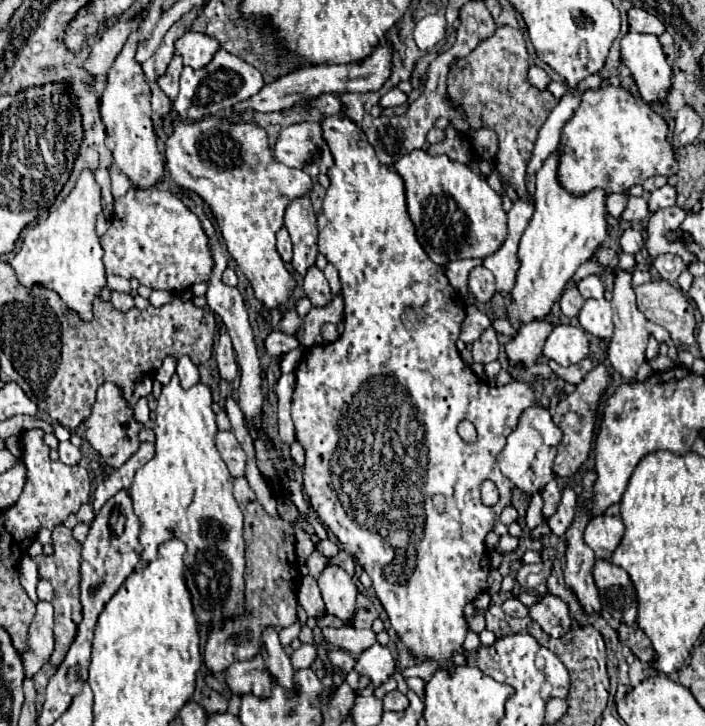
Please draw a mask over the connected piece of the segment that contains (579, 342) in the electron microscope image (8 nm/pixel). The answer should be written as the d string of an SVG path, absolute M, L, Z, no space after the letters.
M559 324L547 338L543 356L555 360L561 366L579 364L589 356L589 340L585 330L571 324Z

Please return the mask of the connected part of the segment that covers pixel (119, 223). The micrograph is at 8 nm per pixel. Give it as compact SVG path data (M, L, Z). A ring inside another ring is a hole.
M131 188L125 196L115 200L113 220L105 236L101 236L101 246L105 250L103 264L107 274L137 278L143 286L155 290L169 290L173 294L179 294L191 288L195 282L207 282L207 276L211 274L211 252L207 248L207 236L197 216L189 212L179 198L161 188L149 188L149 190Z

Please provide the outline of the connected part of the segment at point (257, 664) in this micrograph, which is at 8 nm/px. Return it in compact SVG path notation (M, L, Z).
M259 654L245 662L233 662L225 670L225 682L233 694L247 694L247 692L253 692L255 696L271 694L269 670Z

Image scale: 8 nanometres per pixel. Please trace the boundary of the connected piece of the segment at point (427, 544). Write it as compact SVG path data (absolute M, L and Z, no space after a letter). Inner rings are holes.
M327 116L323 120L323 138L327 140L331 154L335 158L335 164L331 166L329 180L331 186L327 188L323 210L317 218L319 228L319 252L331 262L341 280L341 296L345 300L345 332L339 336L339 340L331 344L317 344L309 348L297 370L297 384L293 392L293 424L295 424L295 436L303 444L305 450L305 466L303 466L303 490L309 496L311 508L317 512L319 520L327 530L331 530L339 542L343 542L343 548L355 556L355 560L361 564L361 568L373 578L373 588L391 620L391 626L395 628L403 648L411 652L415 658L421 660L449 660L453 654L463 654L463 640L467 634L467 622L463 616L463 608L467 602L471 602L475 596L487 590L487 576L491 570L489 554L485 548L485 536L489 530L493 530L495 520L499 518L501 510L511 504L511 482L501 474L497 456L501 454L507 436L517 428L521 414L535 404L535 394L525 382L511 382L505 386L489 386L483 382L469 364L465 364L457 352L455 340L459 338L459 328L465 318L465 308L461 296L453 290L449 284L443 266L429 260L429 256L423 252L421 244L417 242L415 228L411 224L411 218L407 216L405 206L405 188L403 180L393 168L387 168L379 164L375 158L375 150L371 144L367 144L367 138L363 136L363 130L355 126L351 120L345 120L341 116ZM461 420L469 420L477 430L477 440L467 444L459 432L457 426ZM485 480L495 482L499 490L499 502L491 508L481 504L479 488ZM443 498L443 508L435 506L435 500Z

